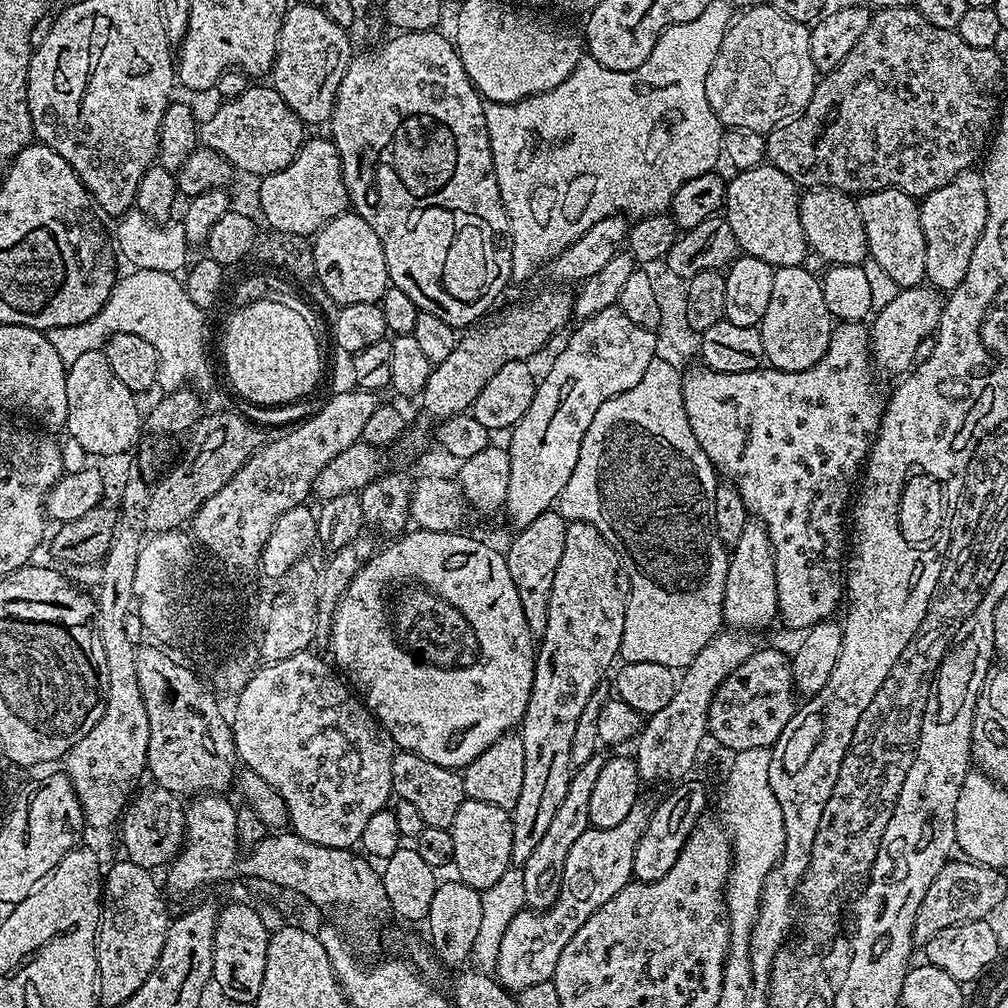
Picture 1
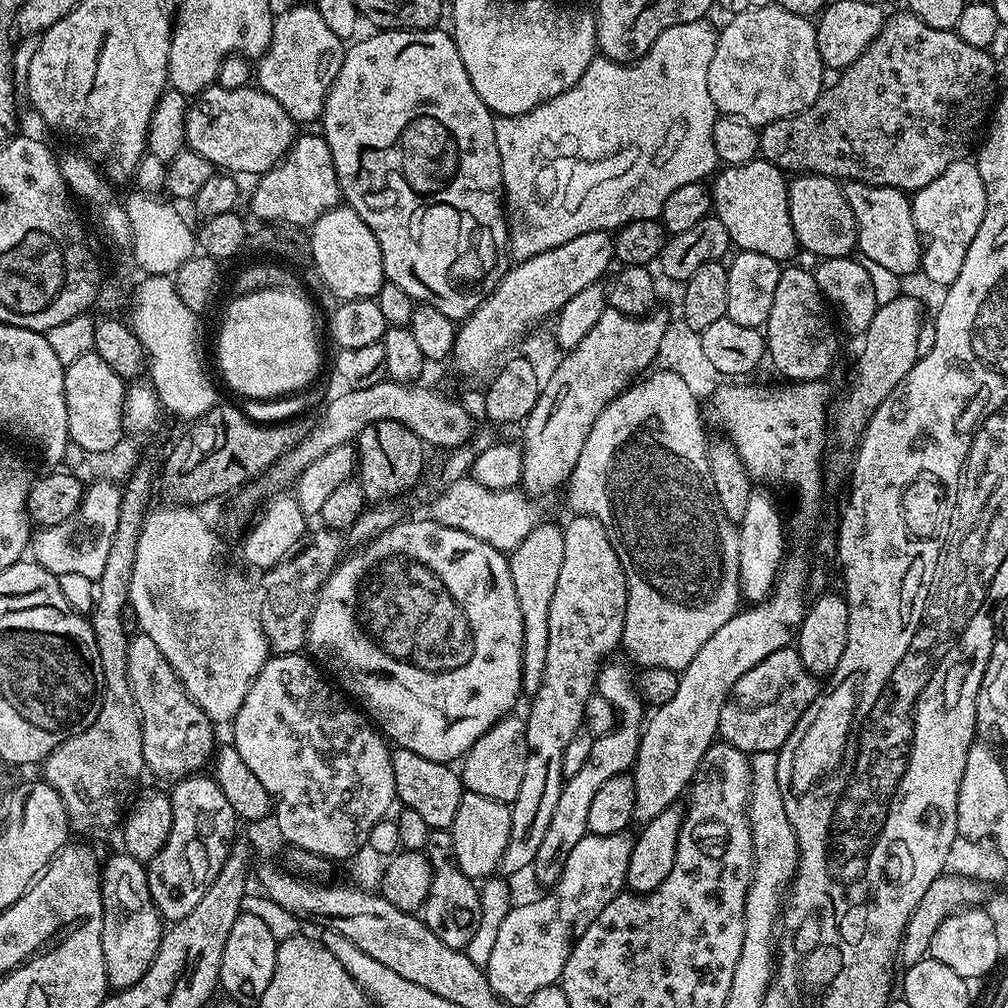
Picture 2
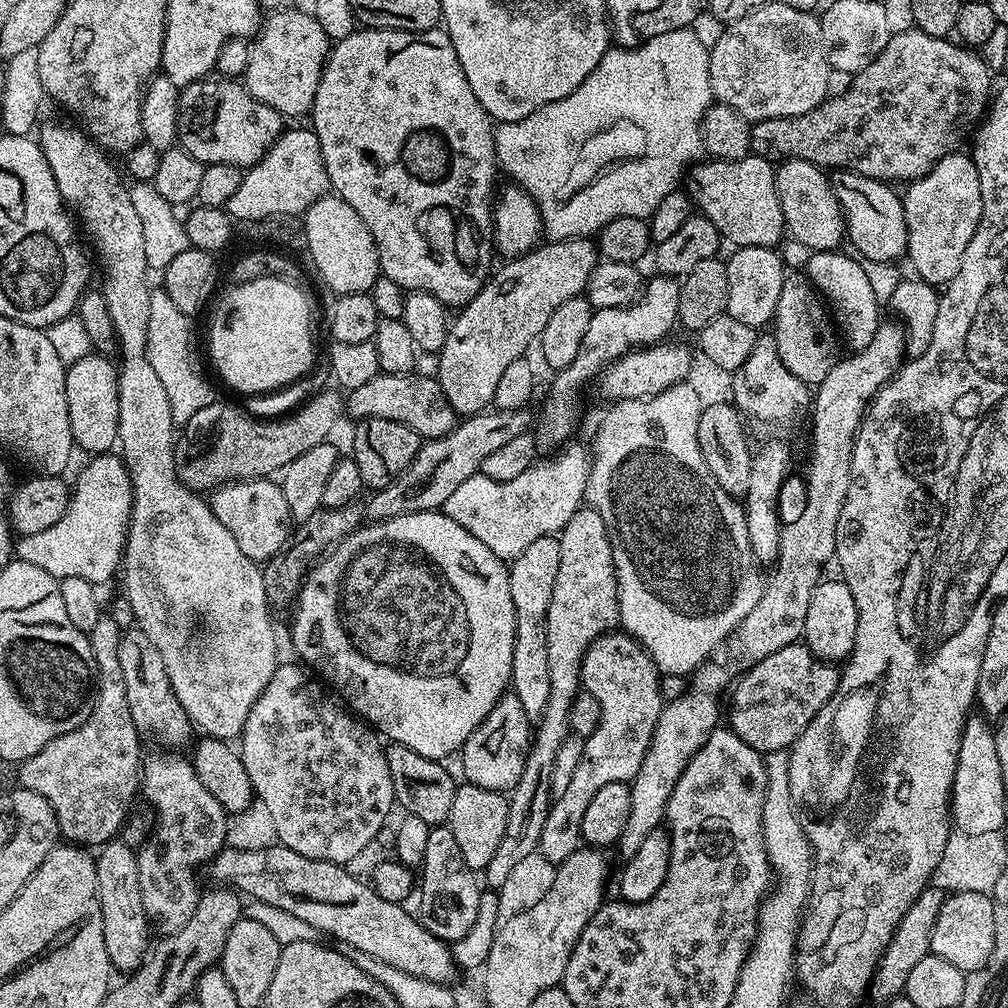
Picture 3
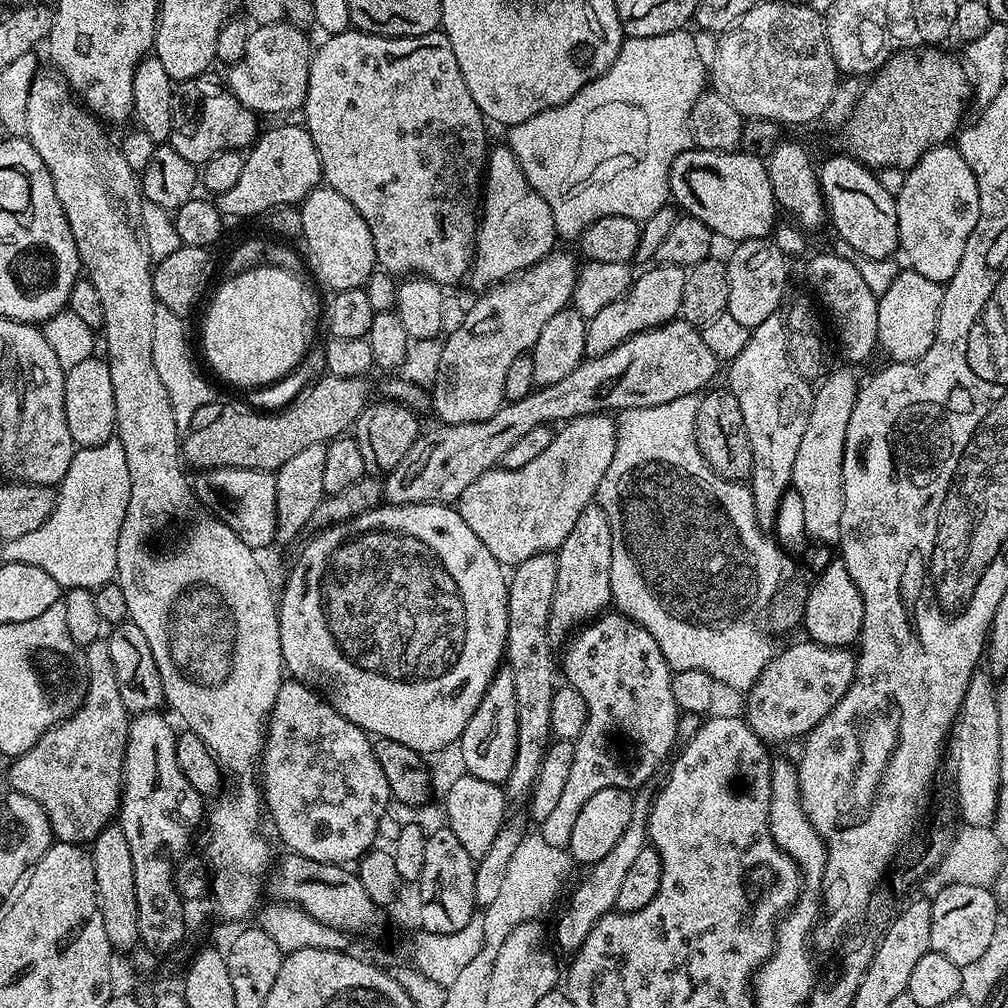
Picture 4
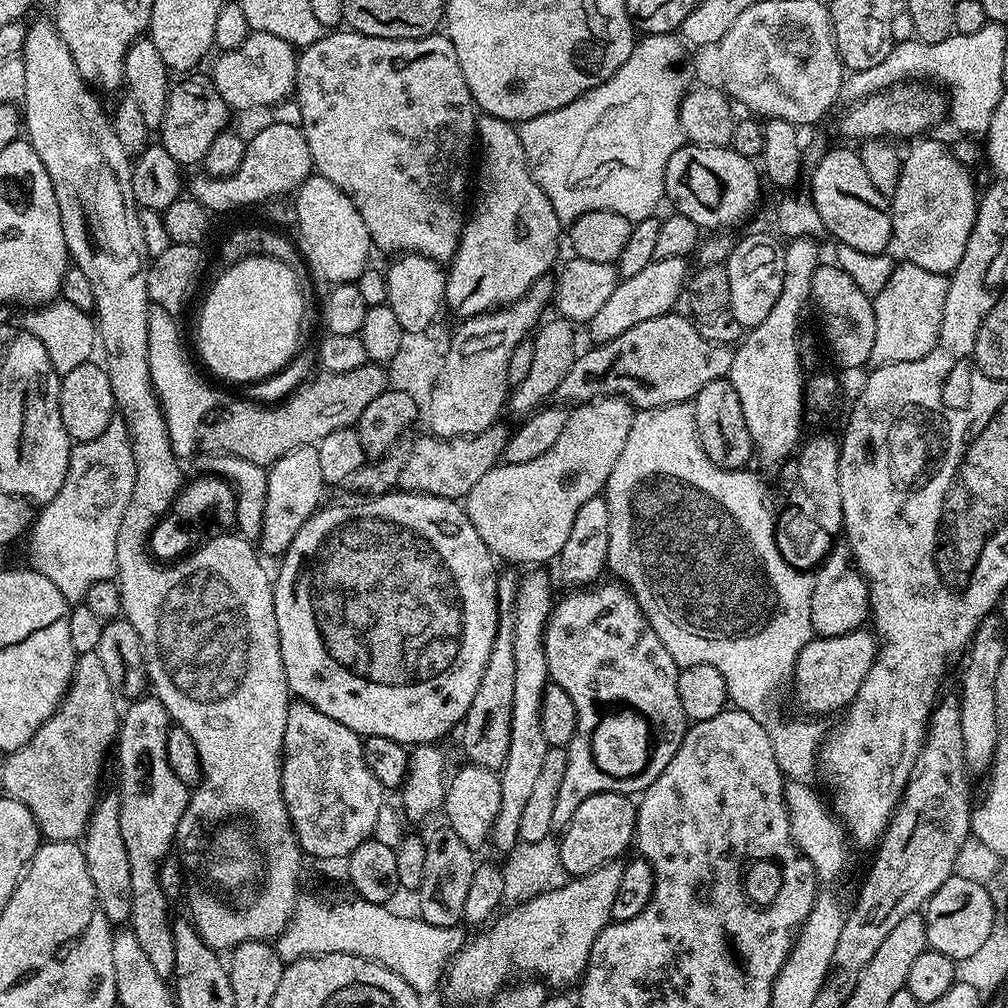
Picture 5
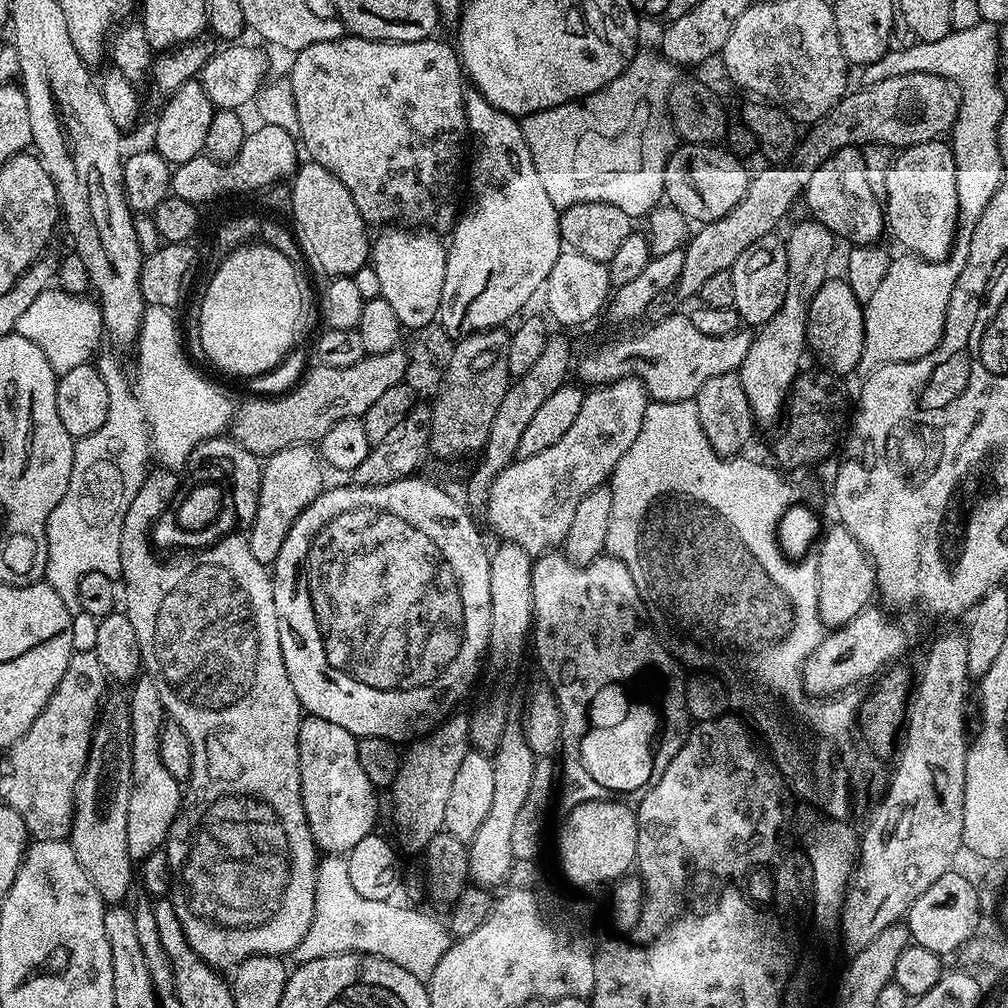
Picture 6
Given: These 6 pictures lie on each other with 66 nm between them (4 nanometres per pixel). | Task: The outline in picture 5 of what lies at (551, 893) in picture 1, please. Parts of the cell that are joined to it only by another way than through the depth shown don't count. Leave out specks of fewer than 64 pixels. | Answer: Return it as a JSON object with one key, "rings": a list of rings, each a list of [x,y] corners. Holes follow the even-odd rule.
{"rings":[[[597,582],[591,586],[572,590],[569,596],[555,601],[548,625],[544,631],[546,646],[546,666],[551,683],[562,686],[574,702],[576,729],[574,738],[567,744],[568,761],[562,787],[554,805],[553,829],[562,830],[574,818],[574,810],[594,794],[603,792],[623,792],[642,794],[662,770],[674,758],[682,746],[682,738],[688,732],[690,721],[682,710],[678,692],[678,678],[681,668],[674,662],[666,647],[662,646],[650,622],[644,617],[643,610],[623,583],[604,584]],[[602,700],[626,700],[626,706],[636,706],[642,714],[648,714],[648,734],[644,734],[644,716],[638,718],[616,718],[622,716],[622,702],[602,702]]]}

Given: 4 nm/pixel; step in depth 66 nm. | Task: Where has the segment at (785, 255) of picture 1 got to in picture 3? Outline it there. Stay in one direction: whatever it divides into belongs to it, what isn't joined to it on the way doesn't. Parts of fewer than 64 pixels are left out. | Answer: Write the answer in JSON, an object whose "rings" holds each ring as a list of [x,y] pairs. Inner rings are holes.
{"rings":[[[749,154],[737,160],[708,158],[697,162],[687,173],[686,191],[692,197],[693,205],[706,219],[714,222],[721,237],[736,248],[776,248],[779,240],[785,239],[782,202],[778,202],[776,189],[776,168],[773,161],[763,156]]]}

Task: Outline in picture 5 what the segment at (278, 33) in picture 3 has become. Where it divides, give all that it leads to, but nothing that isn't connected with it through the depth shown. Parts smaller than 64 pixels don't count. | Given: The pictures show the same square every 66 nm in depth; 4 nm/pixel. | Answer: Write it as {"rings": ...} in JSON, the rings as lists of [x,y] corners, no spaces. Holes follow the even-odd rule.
{"rings":[[[249,31],[242,46],[220,52],[217,57],[210,83],[229,109],[268,108],[271,104],[282,103],[287,96],[289,99],[296,91],[297,49],[282,38],[274,38],[274,34]]]}

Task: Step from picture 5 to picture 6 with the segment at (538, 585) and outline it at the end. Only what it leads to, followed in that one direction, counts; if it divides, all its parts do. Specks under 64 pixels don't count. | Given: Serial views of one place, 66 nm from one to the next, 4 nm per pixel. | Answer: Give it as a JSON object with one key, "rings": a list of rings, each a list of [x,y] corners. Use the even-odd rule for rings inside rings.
{"rings":[[[510,722],[502,734],[502,742],[491,753],[494,766],[494,799],[490,814],[478,828],[478,834],[468,844],[468,874],[473,885],[496,890],[507,881],[512,863],[516,860],[513,849],[514,825],[526,797],[530,795],[530,782],[534,778],[534,766],[538,757],[532,752],[527,734],[519,723]]]}

